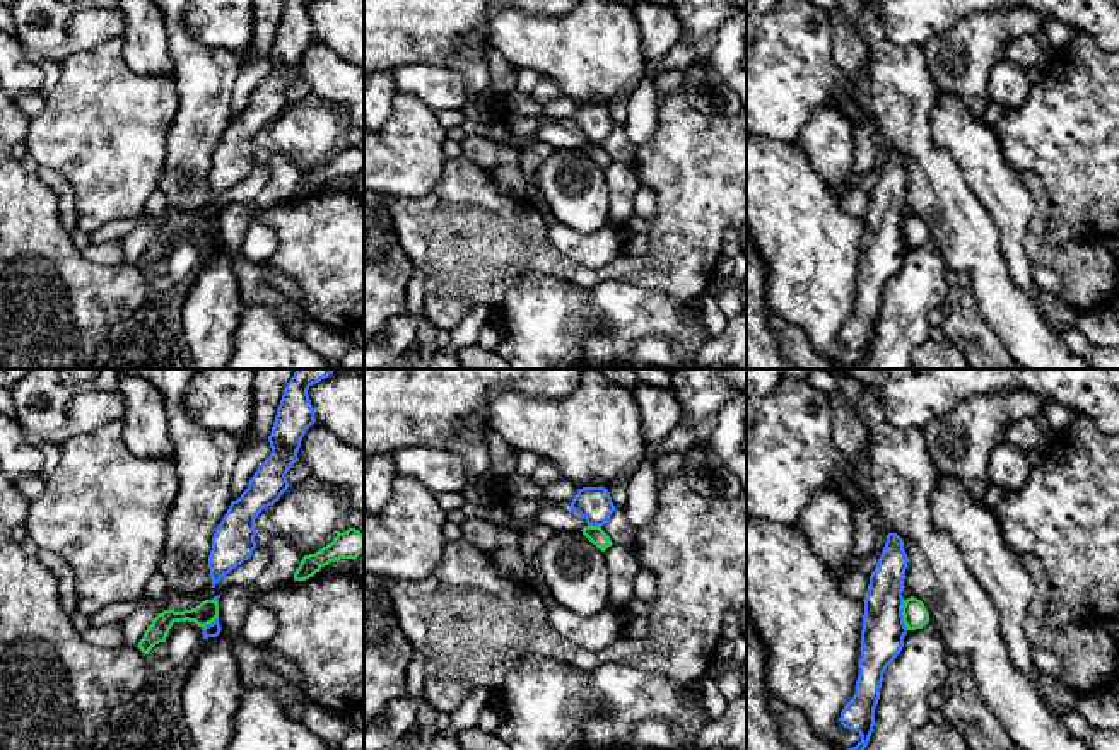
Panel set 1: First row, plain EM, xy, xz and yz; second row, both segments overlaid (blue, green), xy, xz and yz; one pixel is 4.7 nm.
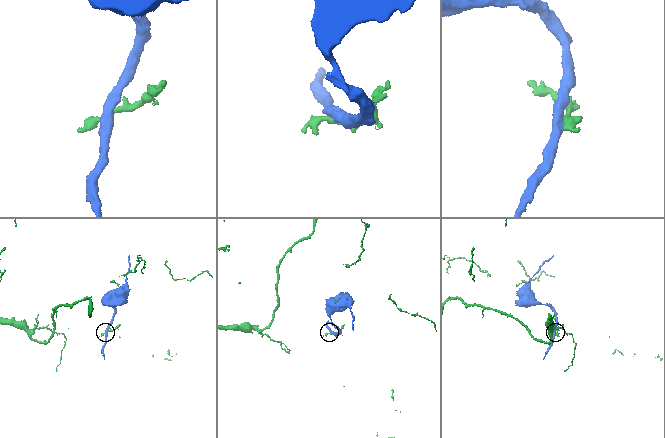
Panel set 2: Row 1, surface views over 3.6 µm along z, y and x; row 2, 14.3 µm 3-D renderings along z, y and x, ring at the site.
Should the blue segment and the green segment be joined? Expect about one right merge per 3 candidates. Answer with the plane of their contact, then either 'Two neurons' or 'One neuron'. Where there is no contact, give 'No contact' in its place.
Touches blue in yz. Two neurons

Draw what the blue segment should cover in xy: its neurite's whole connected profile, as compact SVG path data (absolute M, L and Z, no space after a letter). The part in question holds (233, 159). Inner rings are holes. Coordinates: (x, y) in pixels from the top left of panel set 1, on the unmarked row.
M287 0L280 22L277 26L275 39L268 53L272 65L270 73L258 84L255 92L249 97L248 106L241 111L239 116L232 118L227 130L224 132L220 142L217 144L212 154L212 167L208 173L208 186L212 203L229 191L232 186L248 178L256 166L256 133L268 123L273 123L280 113L290 104L287 99L287 89L292 85L301 65L301 58L306 48L316 39L314 27L308 12L308 7L316 0Z

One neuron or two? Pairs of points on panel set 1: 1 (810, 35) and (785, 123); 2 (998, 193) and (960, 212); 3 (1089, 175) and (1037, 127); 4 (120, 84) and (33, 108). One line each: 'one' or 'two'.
1: one
2: two
3: one
4: two

